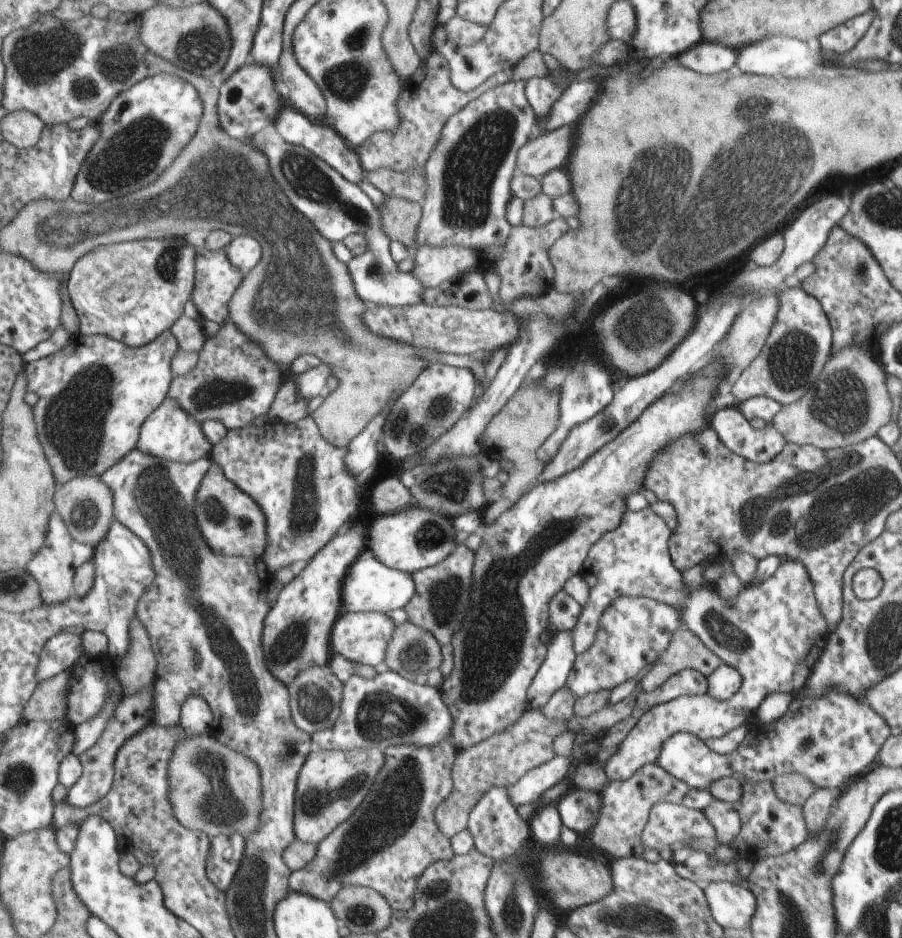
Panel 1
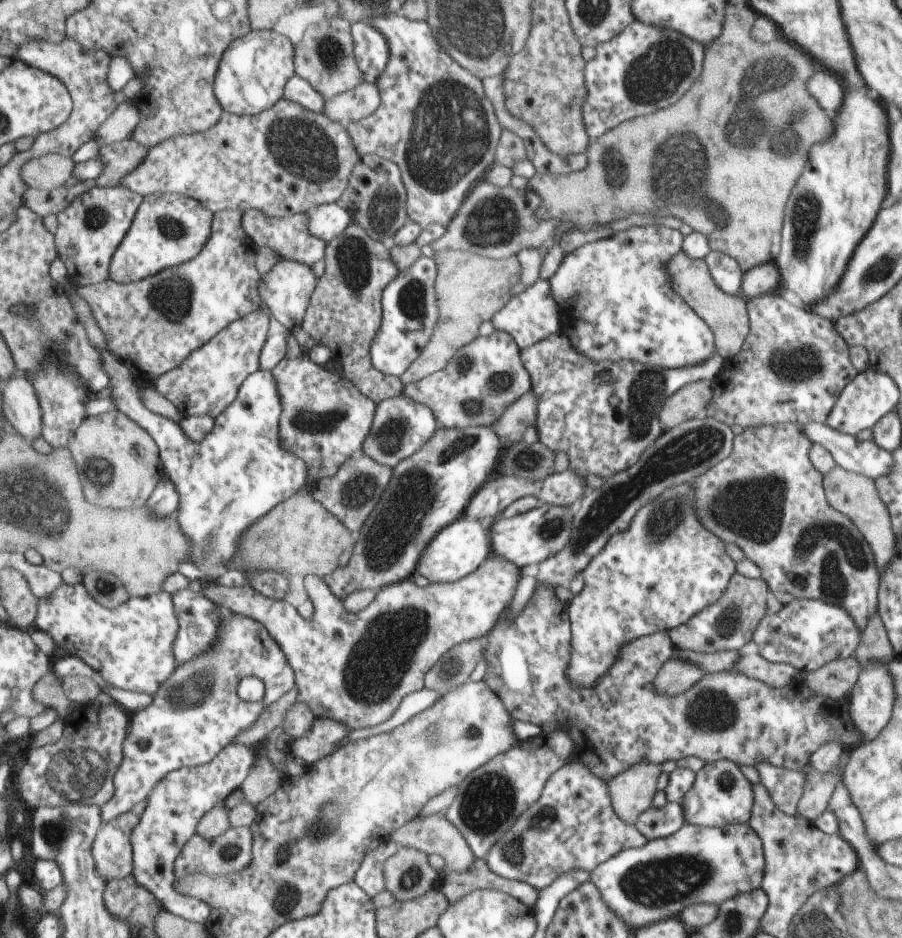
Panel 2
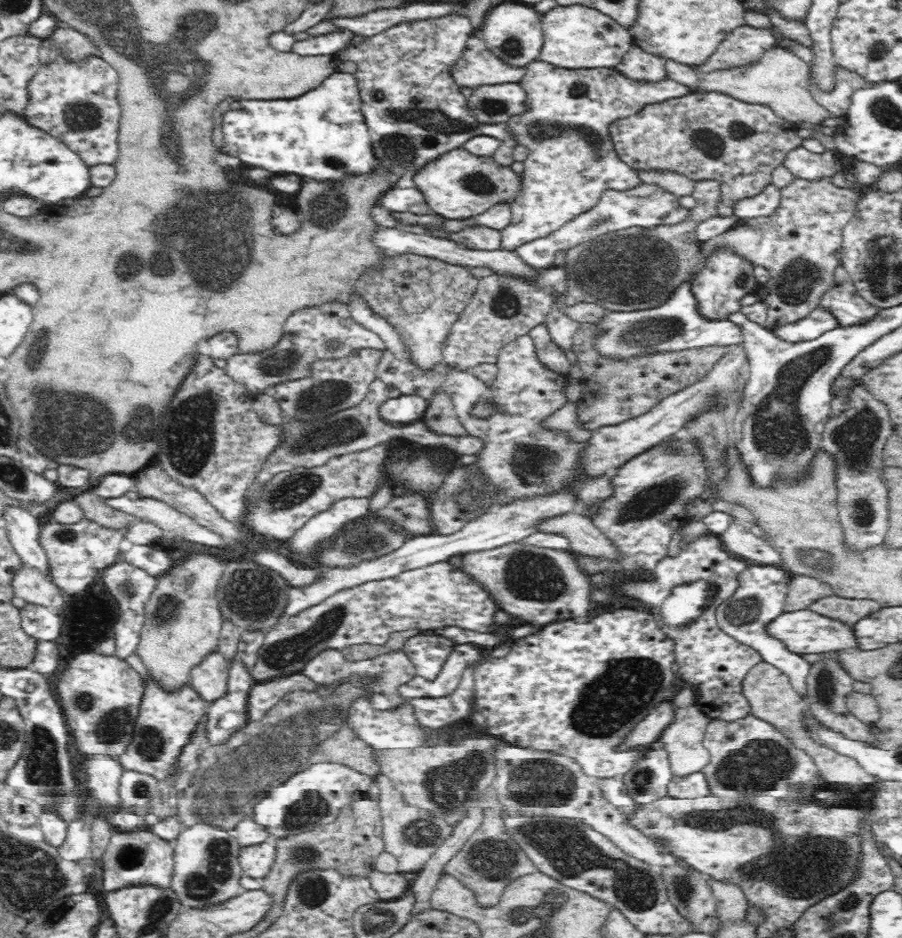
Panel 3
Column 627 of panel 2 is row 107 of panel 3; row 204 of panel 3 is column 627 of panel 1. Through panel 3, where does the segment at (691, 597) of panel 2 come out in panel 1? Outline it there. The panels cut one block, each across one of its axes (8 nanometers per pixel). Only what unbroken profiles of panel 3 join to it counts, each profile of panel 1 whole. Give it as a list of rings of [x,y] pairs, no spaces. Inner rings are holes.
[[[649,506],[639,512],[625,512],[619,526],[603,534],[595,546],[591,546],[587,562],[579,572],[589,588],[589,596],[571,630],[571,648],[575,654],[591,650],[595,634],[599,632],[599,622],[607,612],[607,606],[615,600],[649,598],[673,606],[683,616],[687,614],[687,630],[697,636],[721,664],[733,666],[743,680],[739,690],[727,700],[717,700],[709,694],[679,696],[647,710],[615,754],[605,760],[603,772],[609,782],[627,780],[637,768],[657,764],[661,744],[677,732],[693,734],[701,742],[721,738],[745,724],[747,718],[755,716],[755,710],[767,694],[799,694],[827,646],[827,620],[819,610],[813,582],[803,564],[785,560],[771,578],[755,582],[731,600],[723,600],[713,586],[701,586],[693,592],[685,590],[681,572],[671,564],[671,536],[673,530],[669,530]]]

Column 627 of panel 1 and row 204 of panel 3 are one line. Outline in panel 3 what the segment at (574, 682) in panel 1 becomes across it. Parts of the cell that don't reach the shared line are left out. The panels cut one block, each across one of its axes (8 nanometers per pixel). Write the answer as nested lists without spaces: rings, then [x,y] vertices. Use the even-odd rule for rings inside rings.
[[[640,184],[638,188],[632,188],[628,192],[614,192],[614,190],[606,190],[602,200],[598,202],[598,206],[594,206],[590,212],[584,212],[582,216],[570,220],[570,224],[564,224],[560,230],[556,230],[554,234],[546,236],[546,238],[538,238],[530,244],[524,244],[520,248],[516,248],[518,256],[522,256],[522,260],[532,266],[532,268],[552,268],[554,264],[554,254],[558,250],[572,250],[578,244],[588,244],[594,242],[610,232],[618,232],[624,228],[634,228],[634,226],[642,226],[642,228],[654,228],[660,224],[678,224],[682,222],[690,212],[686,208],[682,208],[678,204],[676,194],[662,190],[658,184]]]

